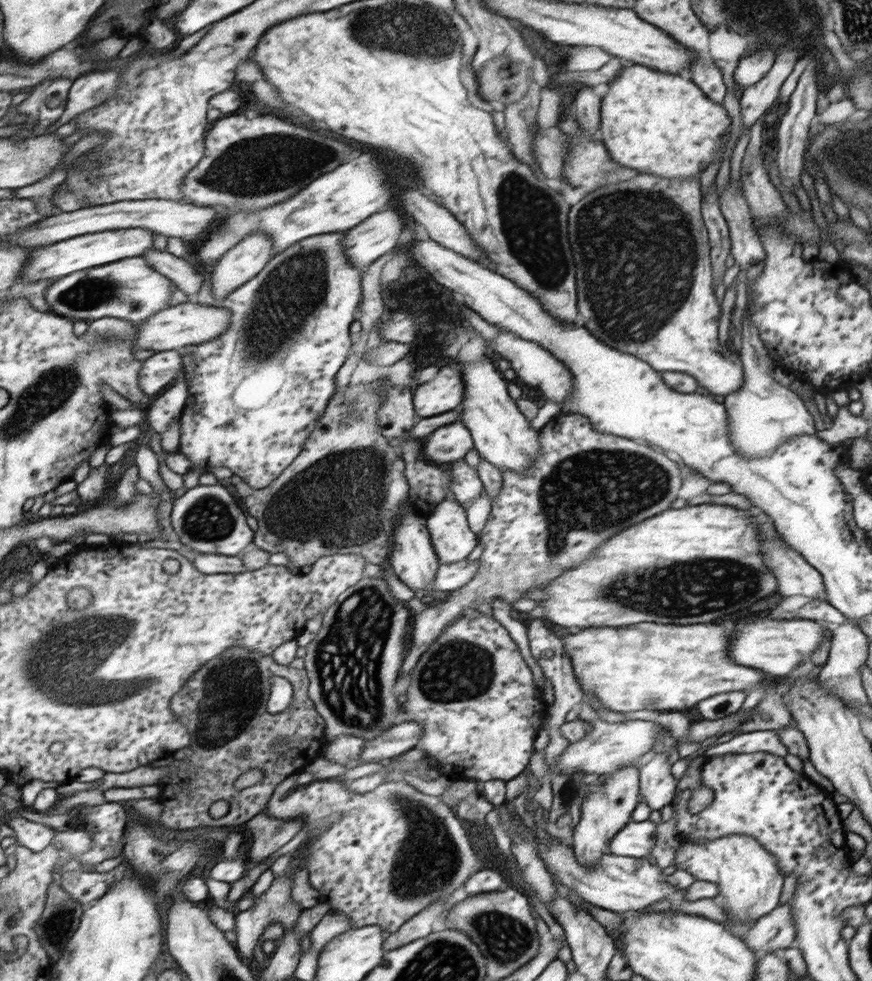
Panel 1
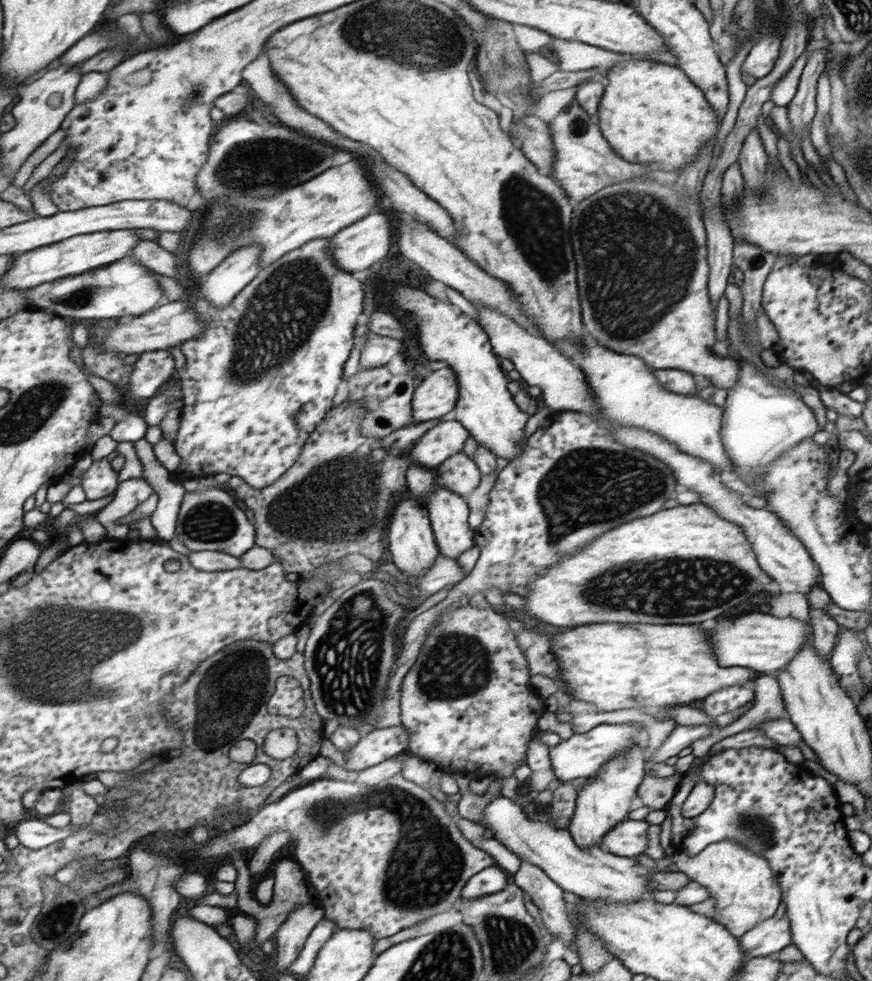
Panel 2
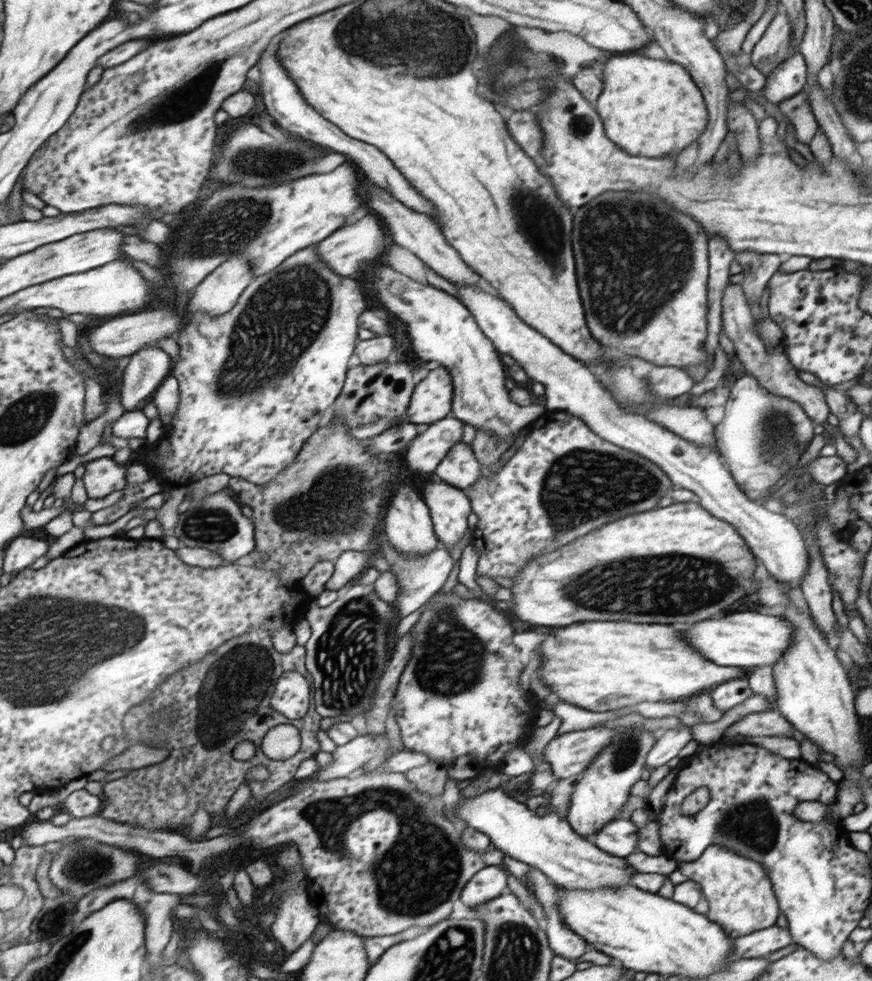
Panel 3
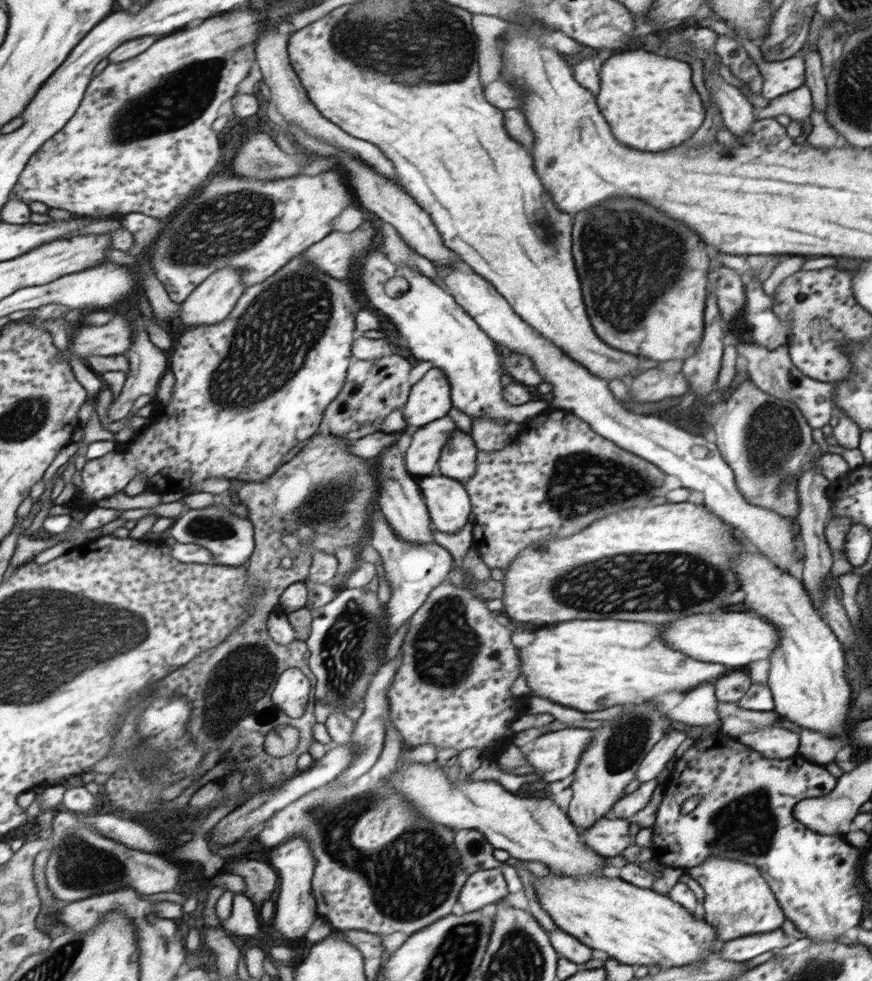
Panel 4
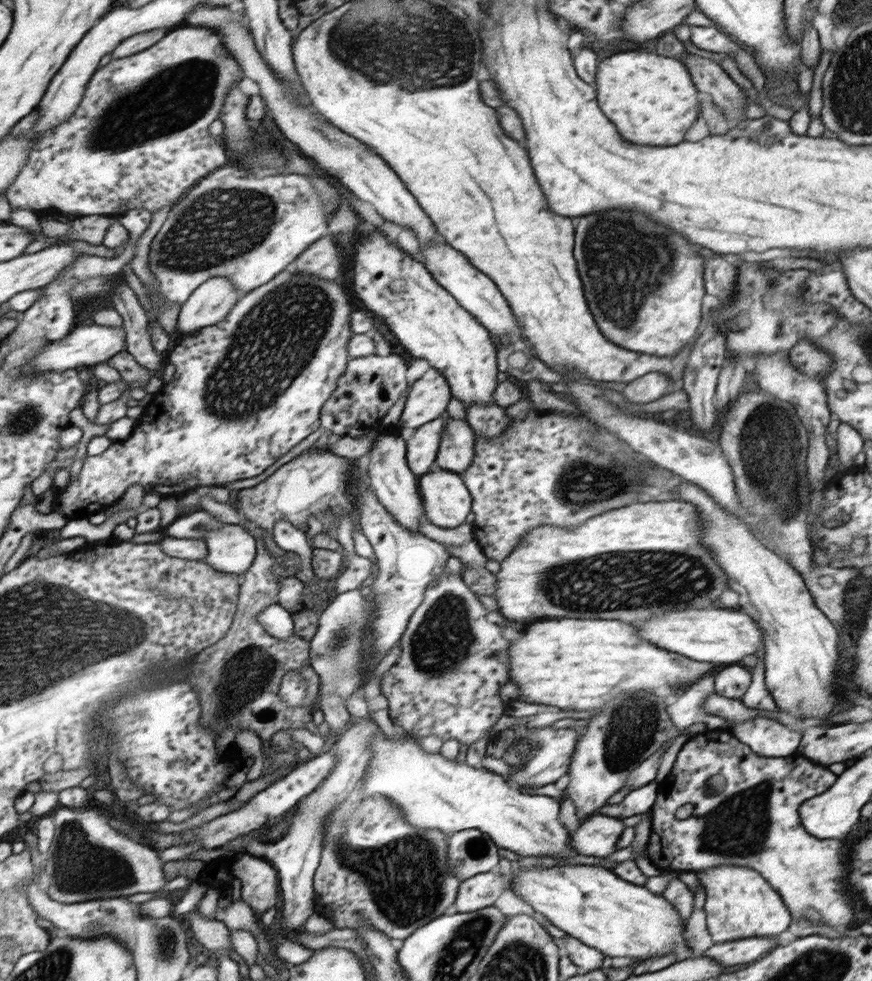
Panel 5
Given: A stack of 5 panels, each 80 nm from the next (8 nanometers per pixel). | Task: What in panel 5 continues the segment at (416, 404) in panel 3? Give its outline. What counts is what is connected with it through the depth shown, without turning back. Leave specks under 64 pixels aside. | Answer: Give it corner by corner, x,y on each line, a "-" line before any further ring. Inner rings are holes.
430,368
415,380
405,399
398,428
417,428
447,411
451,388
440,371

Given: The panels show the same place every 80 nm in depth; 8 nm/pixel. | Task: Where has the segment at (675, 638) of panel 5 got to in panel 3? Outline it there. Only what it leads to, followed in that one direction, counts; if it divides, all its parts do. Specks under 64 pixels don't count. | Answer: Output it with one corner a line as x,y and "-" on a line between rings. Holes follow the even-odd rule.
739,611
735,612
735,614
729,614
725,618
719,618
719,620
709,618
709,620
695,622
693,626
689,626
685,630
685,634
689,634
689,636
681,636
681,638
689,638
689,642
693,642
693,646
697,646
697,650
701,650
701,655
709,658
717,666
742,667
748,671
755,666
772,666
776,664
792,644
793,626
783,617
763,615
756,611

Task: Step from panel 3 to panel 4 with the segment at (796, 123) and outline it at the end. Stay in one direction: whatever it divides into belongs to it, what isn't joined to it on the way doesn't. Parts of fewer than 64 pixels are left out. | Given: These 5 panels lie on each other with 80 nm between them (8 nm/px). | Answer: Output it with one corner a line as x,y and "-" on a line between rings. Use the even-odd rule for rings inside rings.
801,85
799,88
772,98
765,108
759,108
756,114
758,119
785,114
789,116
793,122
800,122
802,133
808,134
812,129
811,121
809,120
810,112
812,111
812,102
810,90

